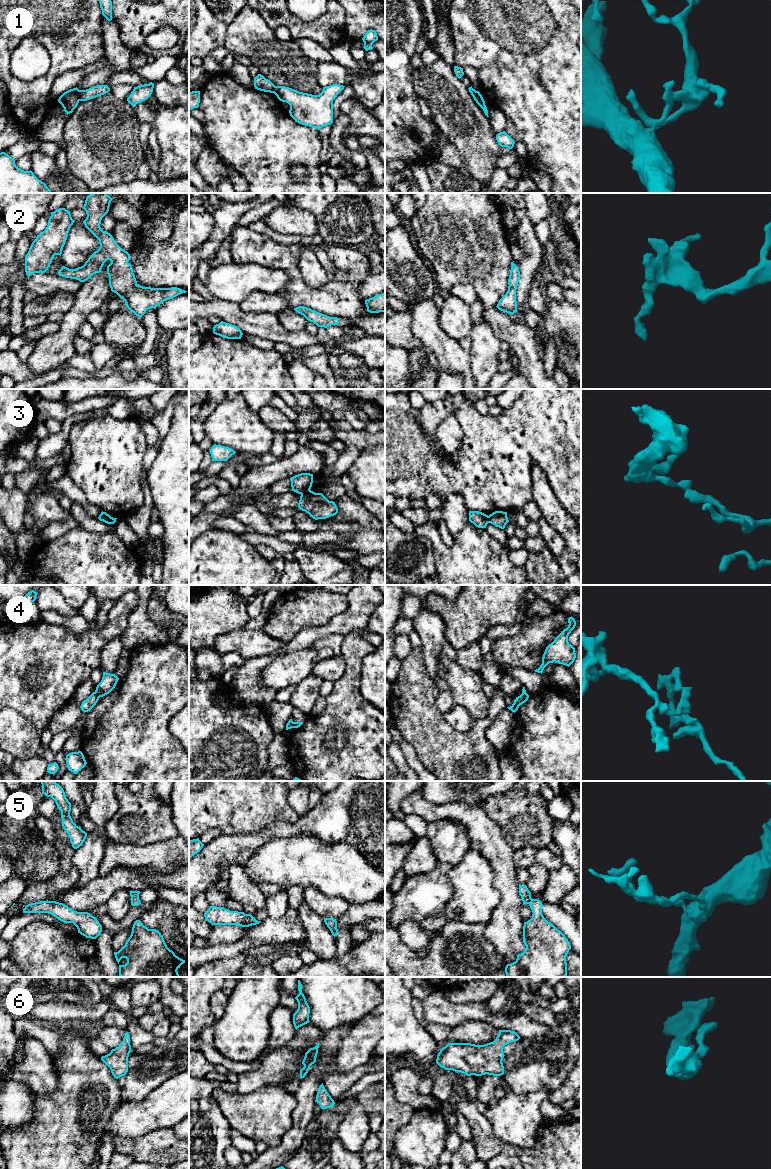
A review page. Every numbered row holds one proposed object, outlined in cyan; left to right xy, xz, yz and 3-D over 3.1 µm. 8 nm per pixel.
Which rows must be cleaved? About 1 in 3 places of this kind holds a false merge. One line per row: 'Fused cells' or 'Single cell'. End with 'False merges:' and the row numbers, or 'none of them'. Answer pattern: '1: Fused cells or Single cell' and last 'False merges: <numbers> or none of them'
1: Fused cells
2: Single cell
3: Fused cells
4: Fused cells
5: Single cell
6: Single cell
False merges: 1, 3, 4

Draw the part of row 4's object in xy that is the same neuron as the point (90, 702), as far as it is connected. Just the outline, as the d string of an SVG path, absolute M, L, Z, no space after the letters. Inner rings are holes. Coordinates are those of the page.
M93 692L86 700L84 700L80 706L83 712L90 711L98 702L99 696L96 692Z

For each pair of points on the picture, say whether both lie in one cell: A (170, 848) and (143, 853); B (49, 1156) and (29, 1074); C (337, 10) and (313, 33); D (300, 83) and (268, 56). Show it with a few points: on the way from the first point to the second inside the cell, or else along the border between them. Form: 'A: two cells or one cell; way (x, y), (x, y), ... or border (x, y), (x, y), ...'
A: one cell; way (163, 853), (150, 853)
B: two cells; border (57, 1082), (57, 1087), (48, 1095), (36, 1094)
C: one cell; way (331, 16), (319, 28)
D: one cell; way (292, 75), (276, 59)

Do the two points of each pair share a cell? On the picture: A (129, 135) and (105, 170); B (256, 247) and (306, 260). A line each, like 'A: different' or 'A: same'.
A: same
B: different

